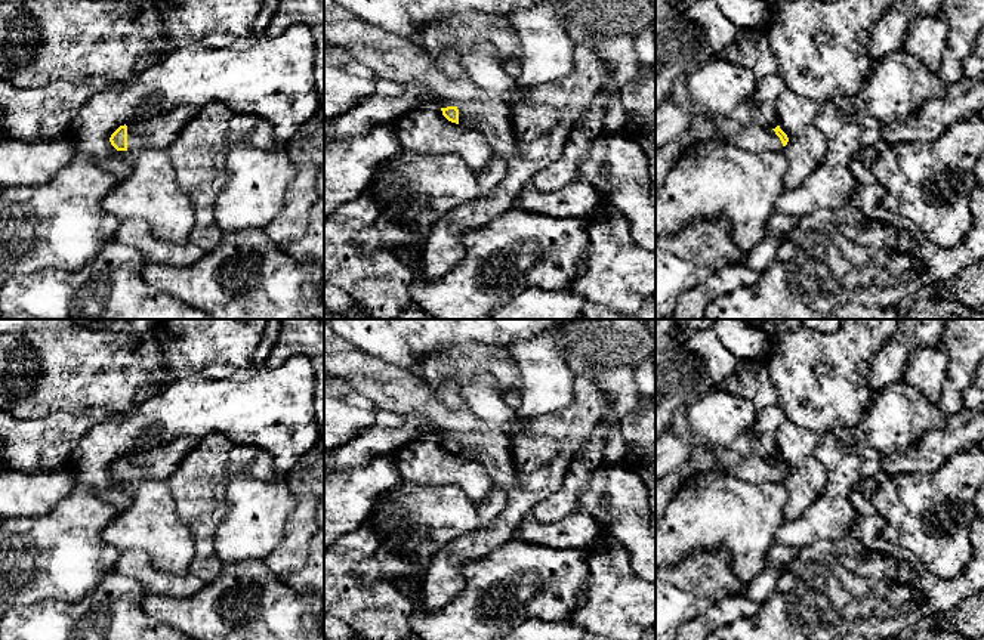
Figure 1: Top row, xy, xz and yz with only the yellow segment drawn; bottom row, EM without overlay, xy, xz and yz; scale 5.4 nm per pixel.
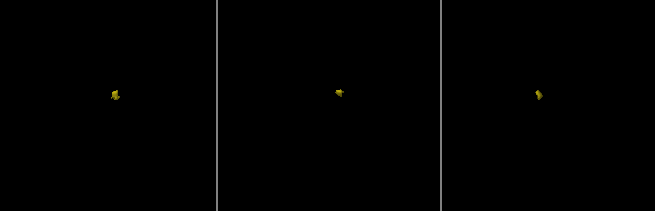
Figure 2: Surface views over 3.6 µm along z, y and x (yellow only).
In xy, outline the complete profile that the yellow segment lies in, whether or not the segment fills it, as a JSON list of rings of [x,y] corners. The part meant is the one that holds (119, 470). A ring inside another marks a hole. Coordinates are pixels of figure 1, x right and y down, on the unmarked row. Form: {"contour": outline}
{"contour": [[[181,436],[172,442],[152,445],[145,451],[120,457],[109,469],[117,482],[139,485],[142,480],[169,480],[183,457],[198,443],[198,439]]]}

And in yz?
{"contour": [[[752,454],[737,464],[731,473],[738,479],[752,483],[761,483],[764,480],[783,482],[789,469],[780,457],[775,460],[764,460]]]}

